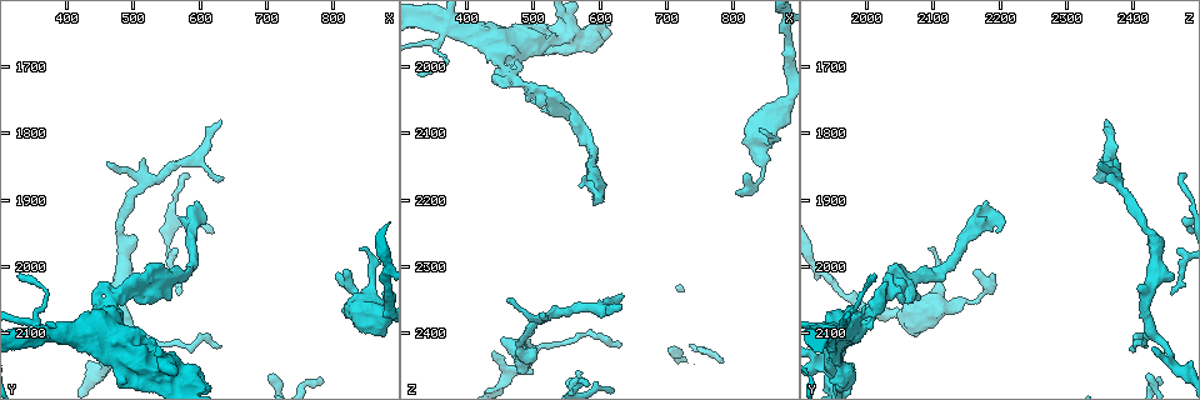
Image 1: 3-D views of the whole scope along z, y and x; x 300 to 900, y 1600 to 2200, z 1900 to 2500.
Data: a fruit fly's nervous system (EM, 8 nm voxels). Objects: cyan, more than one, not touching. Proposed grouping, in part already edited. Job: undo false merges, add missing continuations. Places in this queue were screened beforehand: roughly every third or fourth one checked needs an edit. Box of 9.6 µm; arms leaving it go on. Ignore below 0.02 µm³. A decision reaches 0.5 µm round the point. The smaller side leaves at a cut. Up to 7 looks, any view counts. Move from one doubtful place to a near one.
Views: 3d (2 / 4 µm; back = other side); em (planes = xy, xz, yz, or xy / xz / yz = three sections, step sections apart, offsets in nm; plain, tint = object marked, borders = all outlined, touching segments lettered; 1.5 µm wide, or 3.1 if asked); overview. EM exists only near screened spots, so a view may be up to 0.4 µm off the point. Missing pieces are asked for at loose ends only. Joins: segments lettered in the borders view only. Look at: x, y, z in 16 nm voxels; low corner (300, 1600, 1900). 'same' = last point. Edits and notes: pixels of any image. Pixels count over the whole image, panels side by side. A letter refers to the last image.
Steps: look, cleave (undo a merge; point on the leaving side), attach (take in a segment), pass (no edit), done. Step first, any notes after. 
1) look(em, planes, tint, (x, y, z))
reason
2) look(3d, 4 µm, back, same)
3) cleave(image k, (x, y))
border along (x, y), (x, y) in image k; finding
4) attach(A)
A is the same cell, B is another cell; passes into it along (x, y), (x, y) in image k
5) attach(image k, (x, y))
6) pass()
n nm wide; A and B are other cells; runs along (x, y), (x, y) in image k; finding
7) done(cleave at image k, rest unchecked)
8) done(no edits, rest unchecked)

look(em, planes, borders, (455, 2070, 2015))
thick turns thin

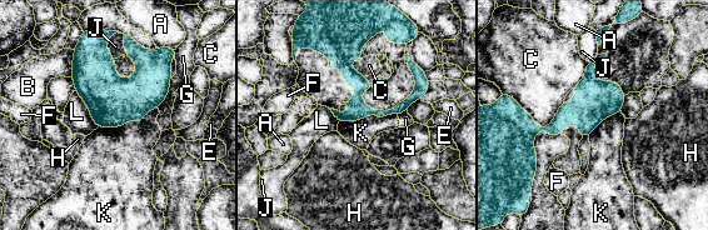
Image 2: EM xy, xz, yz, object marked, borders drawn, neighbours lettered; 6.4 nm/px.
pass()
A, B, C, E, F, G, H, J, K and L are other cells; border along (156, 108), (140, 121), (98, 128) in image 2; continuous, no second neuron

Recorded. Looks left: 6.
look(3d, 2 µm, (545, 2000, 2050))

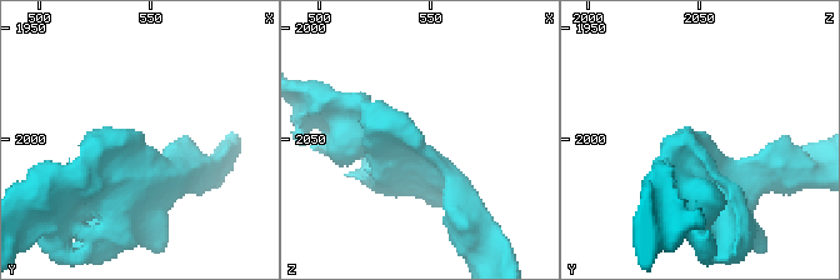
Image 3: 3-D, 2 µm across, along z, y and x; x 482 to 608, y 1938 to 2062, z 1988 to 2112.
look(em, planes, tint, (544, 1998, 2046))
shape alone is not enough

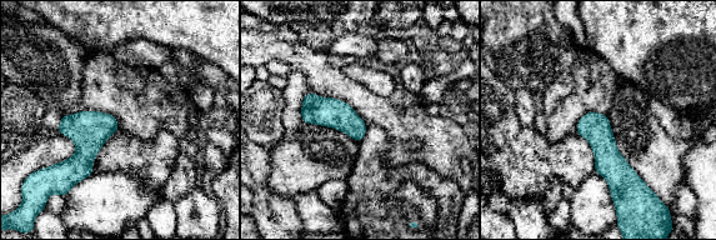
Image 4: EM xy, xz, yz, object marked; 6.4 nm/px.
look(em, planes, borders, same)
see the neighbours

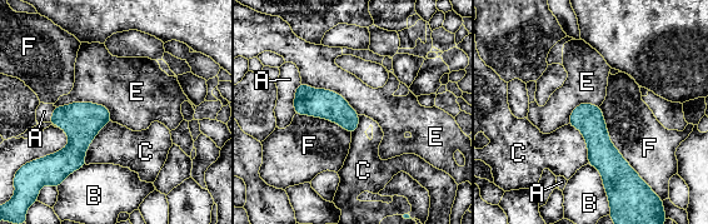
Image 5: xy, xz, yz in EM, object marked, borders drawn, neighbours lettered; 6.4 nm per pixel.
pass()
A, B, C, E and F are other cells; border along (55, 106), (98, 103), (111, 120) in image 5; no lettered segment goes on from it

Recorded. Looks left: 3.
look(em, planes, borders, (840, 1970, 2090))
an open end

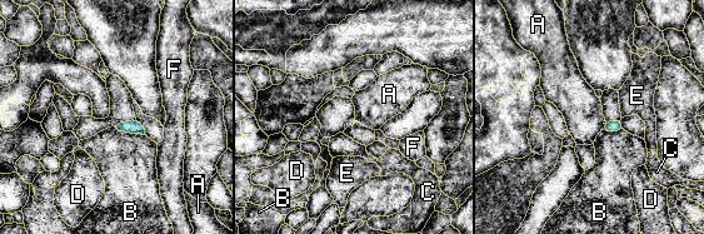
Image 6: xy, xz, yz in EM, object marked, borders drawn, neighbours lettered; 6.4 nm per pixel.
pass()
A, B, C, D, E and F are other cells; border along (605, 122), (602, 129) in image 6; no lettered segment goes on from it

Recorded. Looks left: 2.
done(no edits, rest unchecked)

